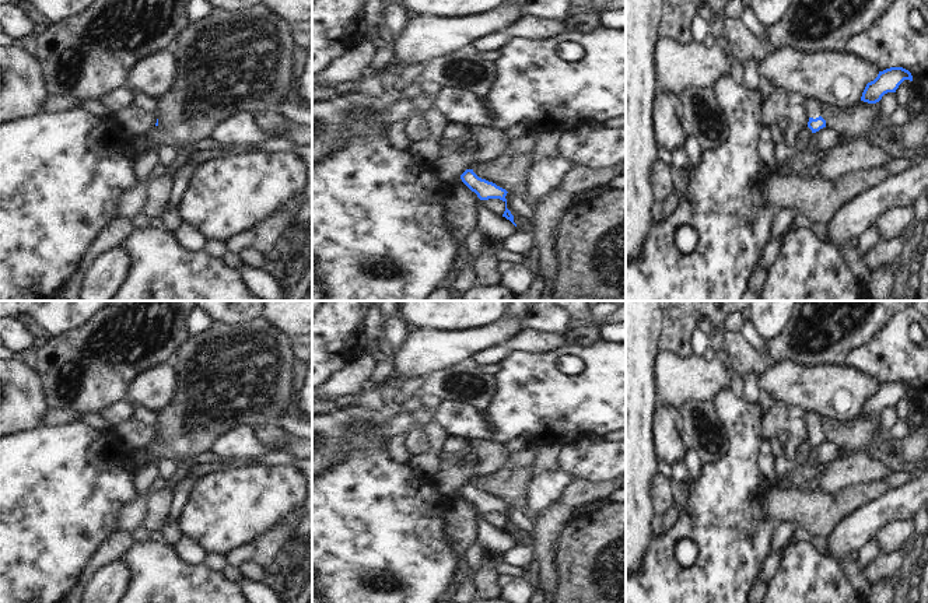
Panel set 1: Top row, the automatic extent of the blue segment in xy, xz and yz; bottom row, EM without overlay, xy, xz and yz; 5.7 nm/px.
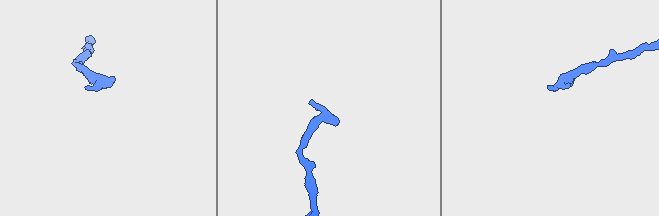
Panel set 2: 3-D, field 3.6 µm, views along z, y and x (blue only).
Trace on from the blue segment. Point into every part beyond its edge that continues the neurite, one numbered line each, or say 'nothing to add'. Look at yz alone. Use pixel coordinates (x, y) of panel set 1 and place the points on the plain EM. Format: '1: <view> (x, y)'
1: yz (812, 420).

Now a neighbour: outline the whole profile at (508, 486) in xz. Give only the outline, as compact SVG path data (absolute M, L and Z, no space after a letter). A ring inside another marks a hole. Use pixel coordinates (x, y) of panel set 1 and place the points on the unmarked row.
M535 464L519 470L498 469L497 471L469 478L467 483L472 483L479 491L493 495L507 505L525 509L528 504L528 483L537 470Z

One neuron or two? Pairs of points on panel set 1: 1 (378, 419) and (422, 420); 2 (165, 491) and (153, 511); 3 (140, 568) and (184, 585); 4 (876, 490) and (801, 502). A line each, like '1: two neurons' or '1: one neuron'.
1: two neurons
2: one neuron
3: one neuron
4: one neuron

